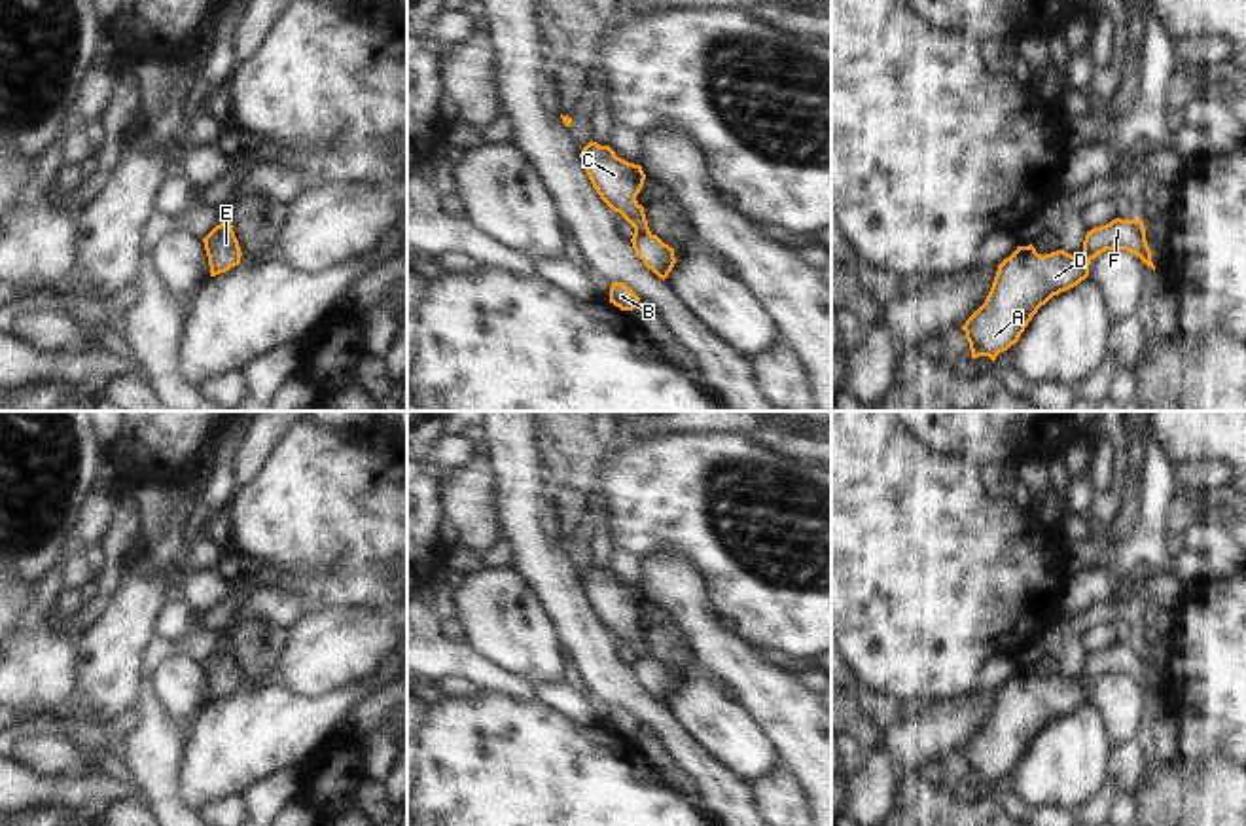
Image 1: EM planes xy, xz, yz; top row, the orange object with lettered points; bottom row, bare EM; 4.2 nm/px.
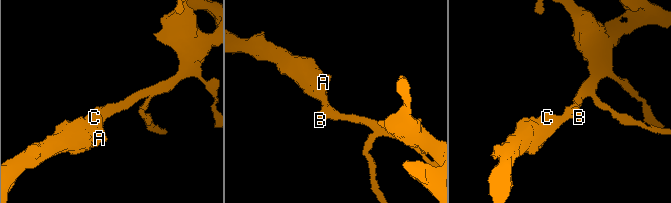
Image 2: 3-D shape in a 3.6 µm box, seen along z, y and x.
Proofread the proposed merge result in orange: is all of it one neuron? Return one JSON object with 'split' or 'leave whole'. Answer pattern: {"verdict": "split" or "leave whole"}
{"verdict": "leave whole"}

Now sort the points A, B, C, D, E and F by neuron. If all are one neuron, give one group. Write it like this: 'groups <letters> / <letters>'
groups A B C D E F

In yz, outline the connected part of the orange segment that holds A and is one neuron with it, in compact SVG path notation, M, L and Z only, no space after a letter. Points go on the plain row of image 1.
M1115 642L1087 655L1079 680L1064 674L1041 680L1032 669L1017 671L998 690L985 727L962 750L971 782L988 781L994 786L1019 765L1038 733L1085 705L1091 686L1106 674L1127 674L1155 695L1140 642Z

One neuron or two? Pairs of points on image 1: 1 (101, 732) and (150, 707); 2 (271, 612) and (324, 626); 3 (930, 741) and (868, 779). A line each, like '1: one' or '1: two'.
1: two
2: two
3: one

